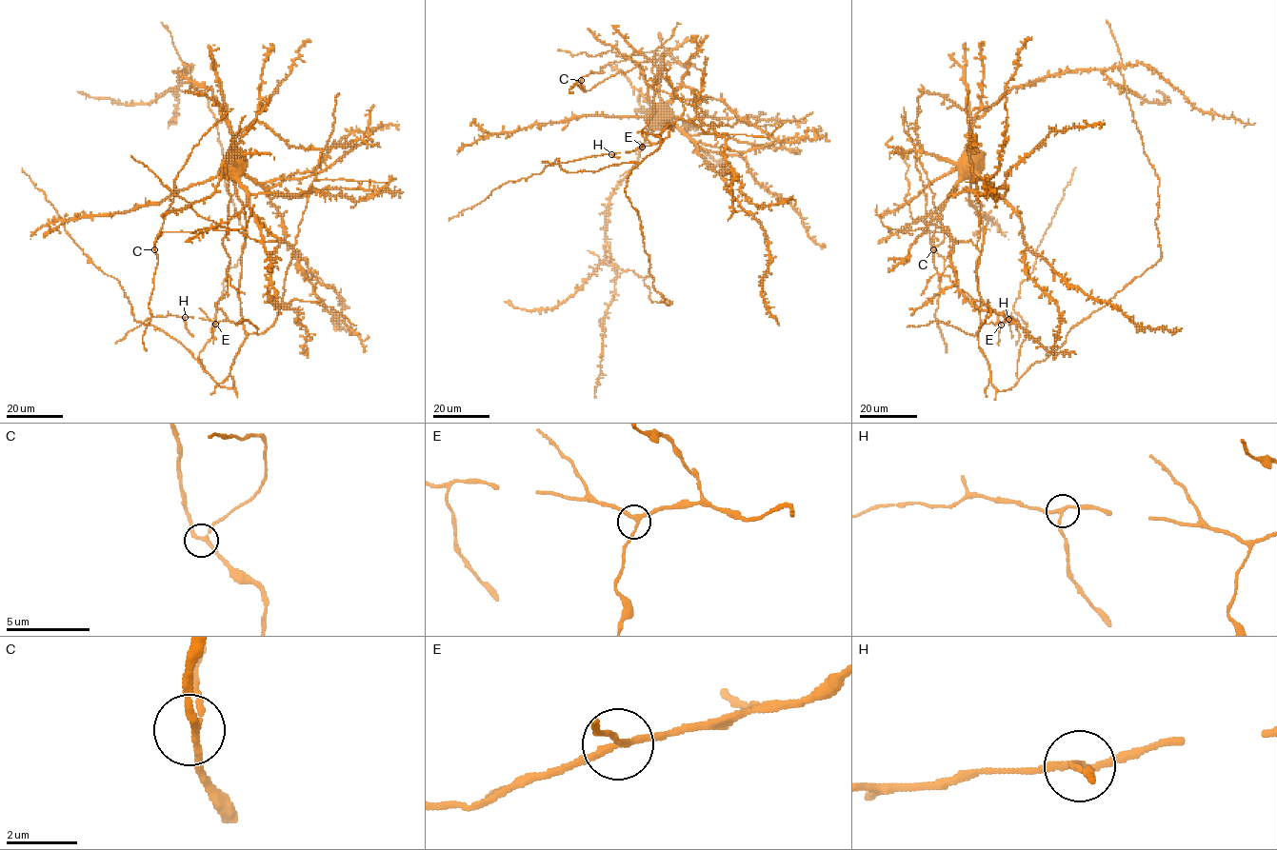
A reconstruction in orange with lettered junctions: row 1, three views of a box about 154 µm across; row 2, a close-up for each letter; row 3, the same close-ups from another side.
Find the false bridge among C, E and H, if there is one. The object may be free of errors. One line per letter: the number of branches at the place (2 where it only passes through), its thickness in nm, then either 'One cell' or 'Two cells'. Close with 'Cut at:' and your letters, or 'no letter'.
C: Branches: 3. Thickness 190 nm. One cell
E: Branches: 3. Thickness 180 nm. One cell
H: Branches: 3. Thickness 180 nm. Two cells
Cut at: H

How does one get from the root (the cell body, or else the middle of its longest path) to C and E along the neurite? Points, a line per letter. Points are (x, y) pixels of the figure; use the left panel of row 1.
C: (229, 154), (226, 158), (226, 169), (246, 191), (247, 203), (221, 223), (219, 230), (164, 231), (154, 249)
E: (229, 154), (234, 192), (244, 209), (247, 231), (238, 288), (243, 322), (223, 321), (215, 324)

